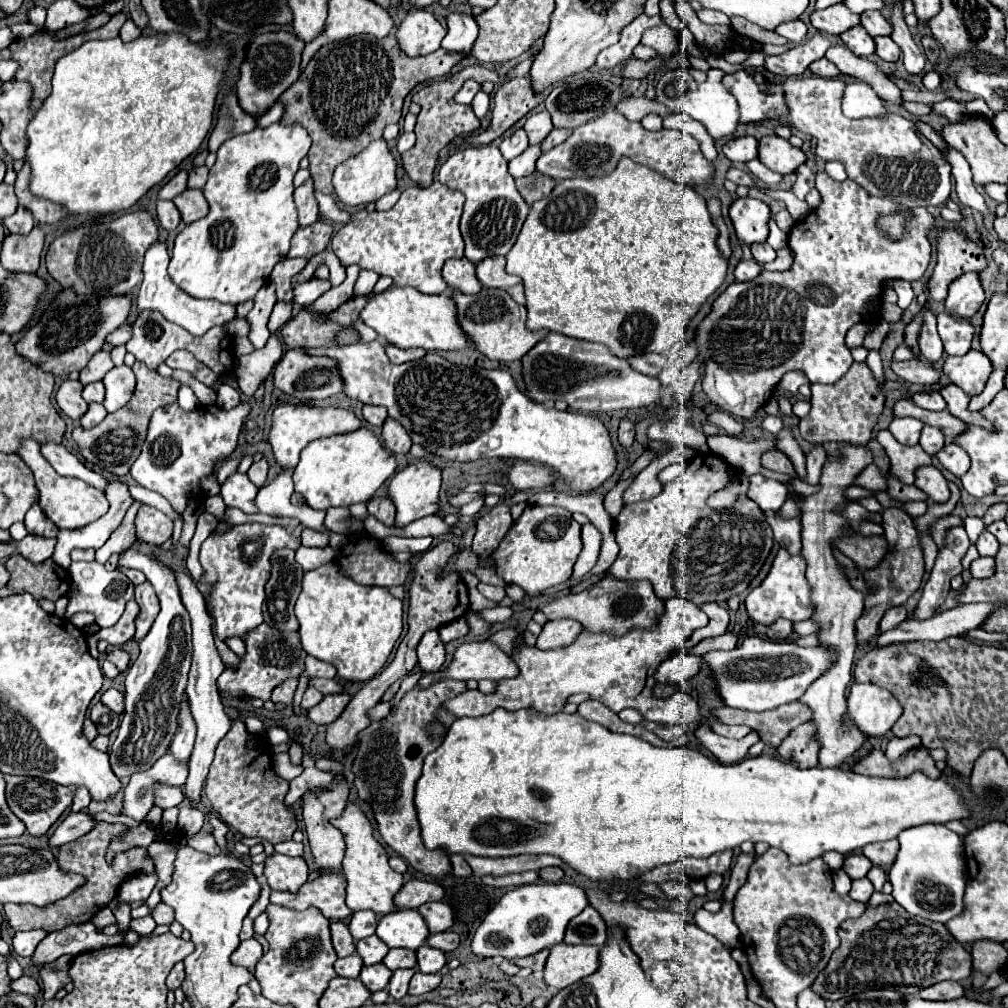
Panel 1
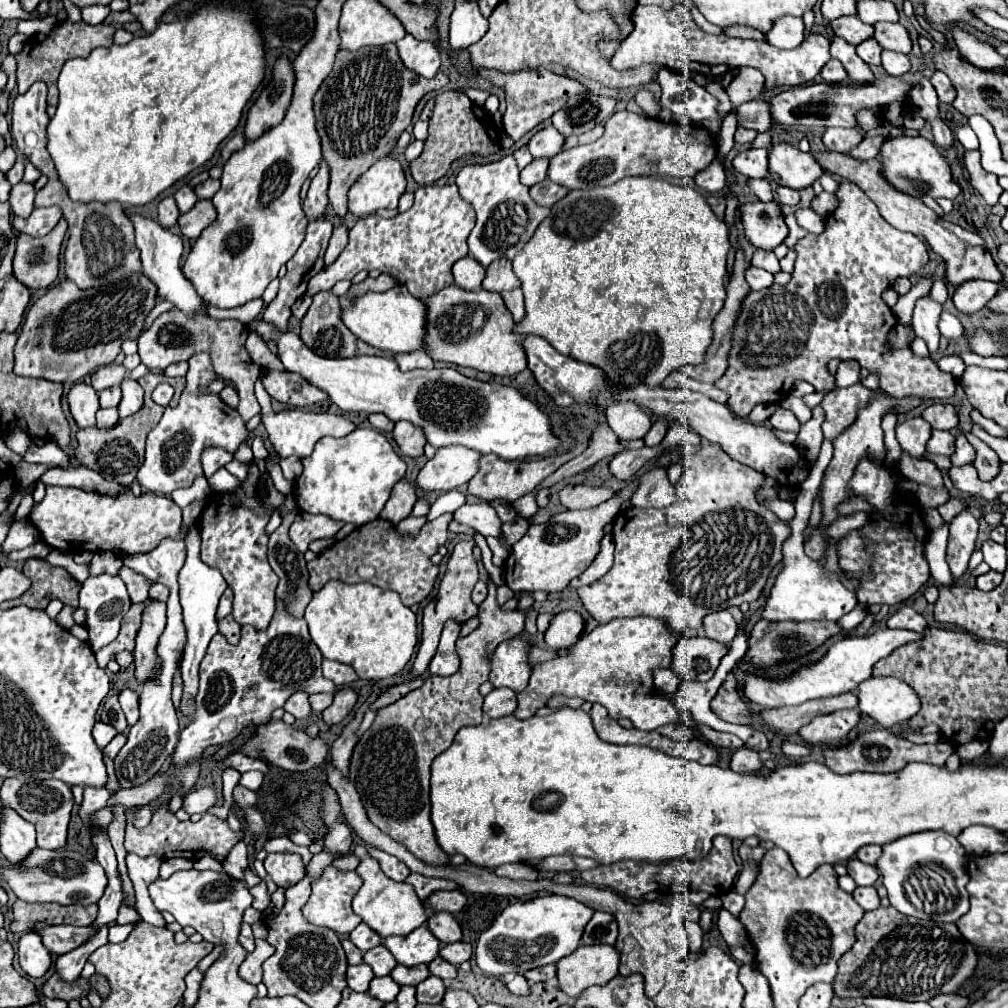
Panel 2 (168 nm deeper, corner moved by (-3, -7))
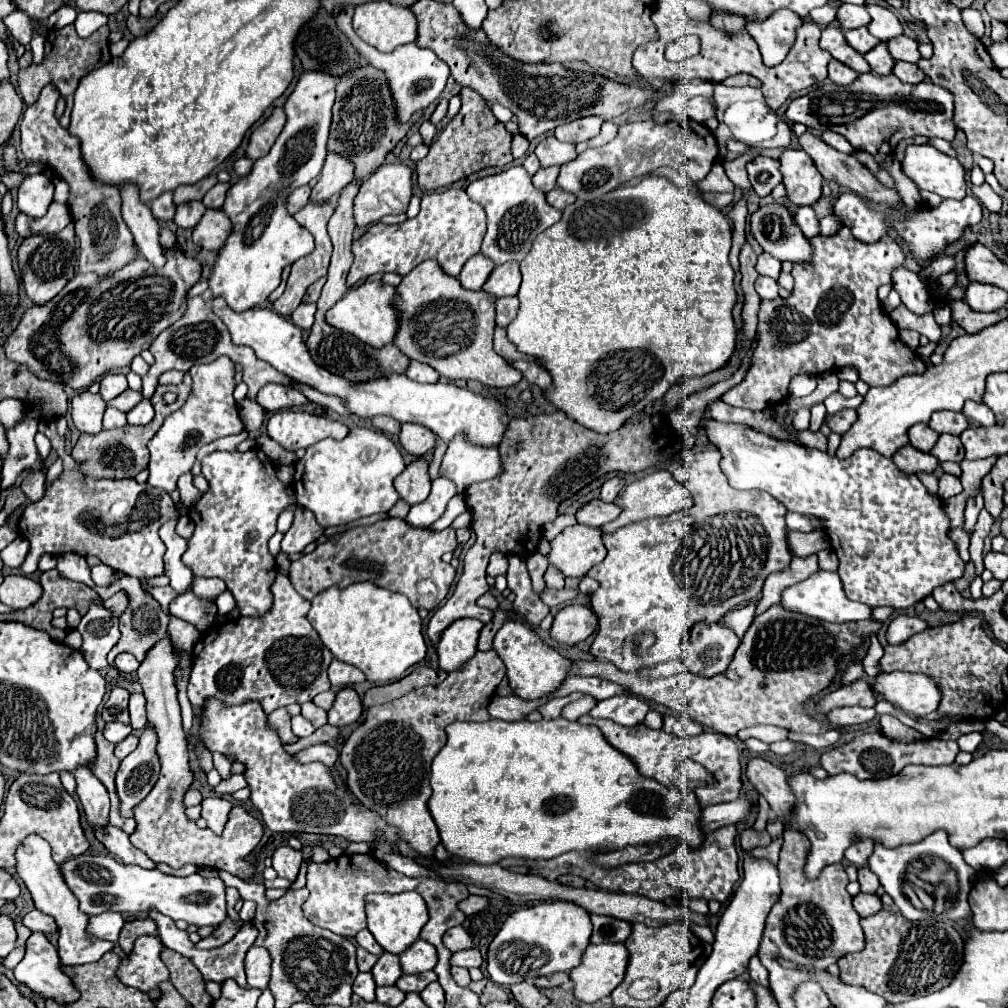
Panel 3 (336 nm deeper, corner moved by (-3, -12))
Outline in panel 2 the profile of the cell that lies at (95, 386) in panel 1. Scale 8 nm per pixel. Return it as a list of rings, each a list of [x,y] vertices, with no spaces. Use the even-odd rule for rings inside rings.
[[[110,387],[110,389],[104,389],[100,393],[100,405],[102,407],[118,407],[120,399],[122,399],[120,387]]]

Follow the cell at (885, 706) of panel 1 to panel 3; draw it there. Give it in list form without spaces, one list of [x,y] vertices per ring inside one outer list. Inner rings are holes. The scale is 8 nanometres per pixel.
[[[910,672],[878,674],[872,680],[872,690],[876,696],[914,718],[924,718],[934,712],[940,700],[938,686],[928,676]]]

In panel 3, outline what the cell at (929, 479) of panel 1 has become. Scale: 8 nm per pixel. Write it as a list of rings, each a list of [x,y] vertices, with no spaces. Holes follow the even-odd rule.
[[[910,444],[902,446],[892,462],[898,466],[898,470],[902,472],[908,472],[908,474],[920,474],[920,472],[934,472],[936,466],[938,466],[938,460],[932,456],[932,454],[924,454],[924,452],[918,452],[916,448],[912,448]]]

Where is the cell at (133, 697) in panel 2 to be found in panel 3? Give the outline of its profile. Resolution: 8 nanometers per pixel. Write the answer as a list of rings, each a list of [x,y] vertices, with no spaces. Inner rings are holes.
[[[164,636],[158,640],[142,660],[140,668],[136,670],[138,682],[144,690],[144,694],[130,694],[130,724],[132,728],[140,730],[150,722],[156,728],[158,734],[158,746],[156,752],[162,762],[160,778],[150,790],[150,794],[132,810],[136,820],[136,830],[130,836],[130,842],[148,854],[152,862],[164,862],[172,868],[180,868],[184,864],[196,864],[196,866],[208,866],[216,870],[226,870],[230,874],[236,874],[238,878],[250,878],[254,872],[254,866],[246,860],[246,856],[256,848],[256,844],[262,838],[262,824],[250,816],[244,808],[236,806],[230,810],[230,816],[222,832],[222,836],[214,834],[210,828],[196,828],[194,822],[190,822],[184,814],[182,796],[190,788],[192,772],[188,766],[188,750],[186,750],[186,734],[182,730],[182,718],[180,718],[180,704],[178,704],[178,688],[174,684],[174,668],[178,660],[172,650],[170,638]]]

